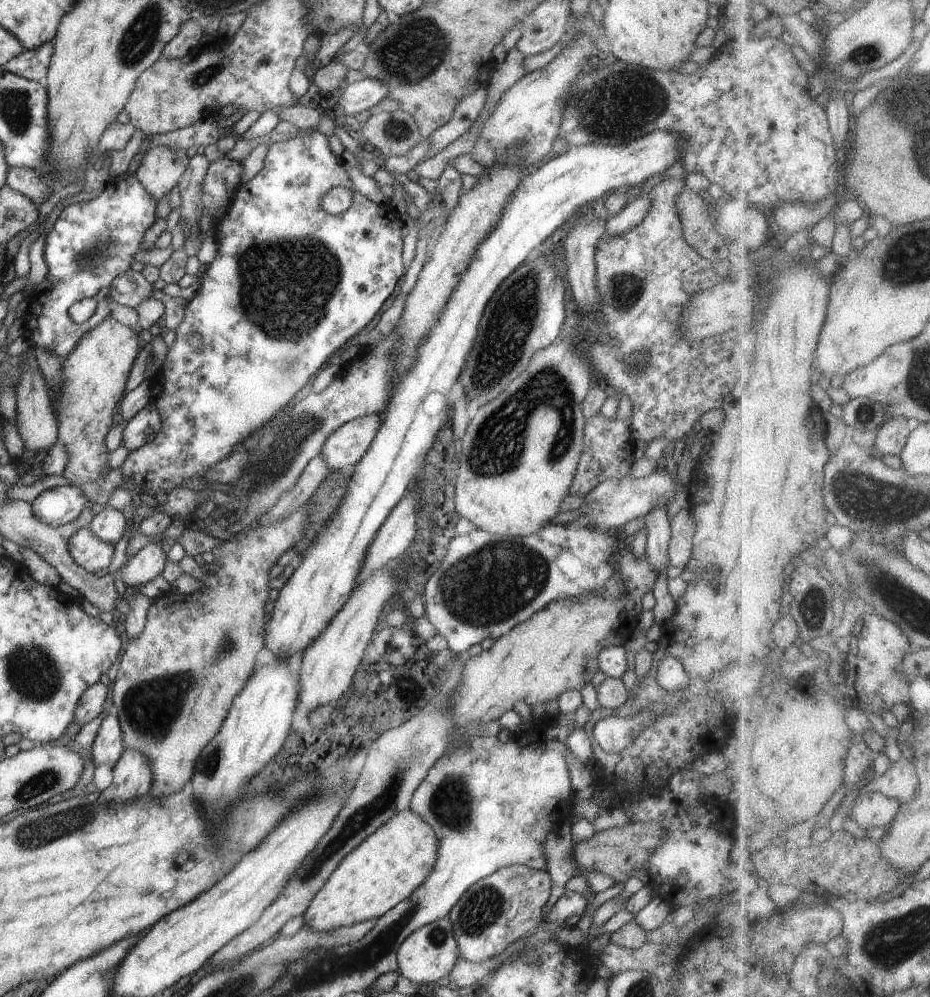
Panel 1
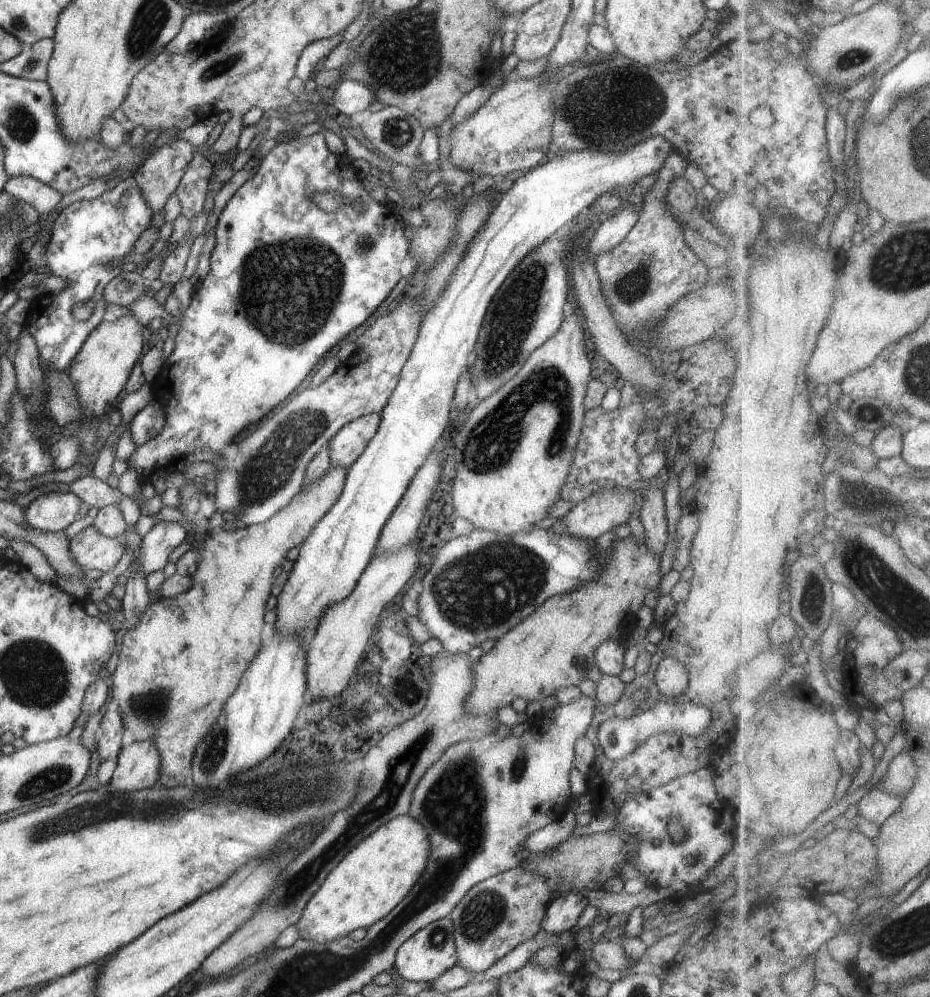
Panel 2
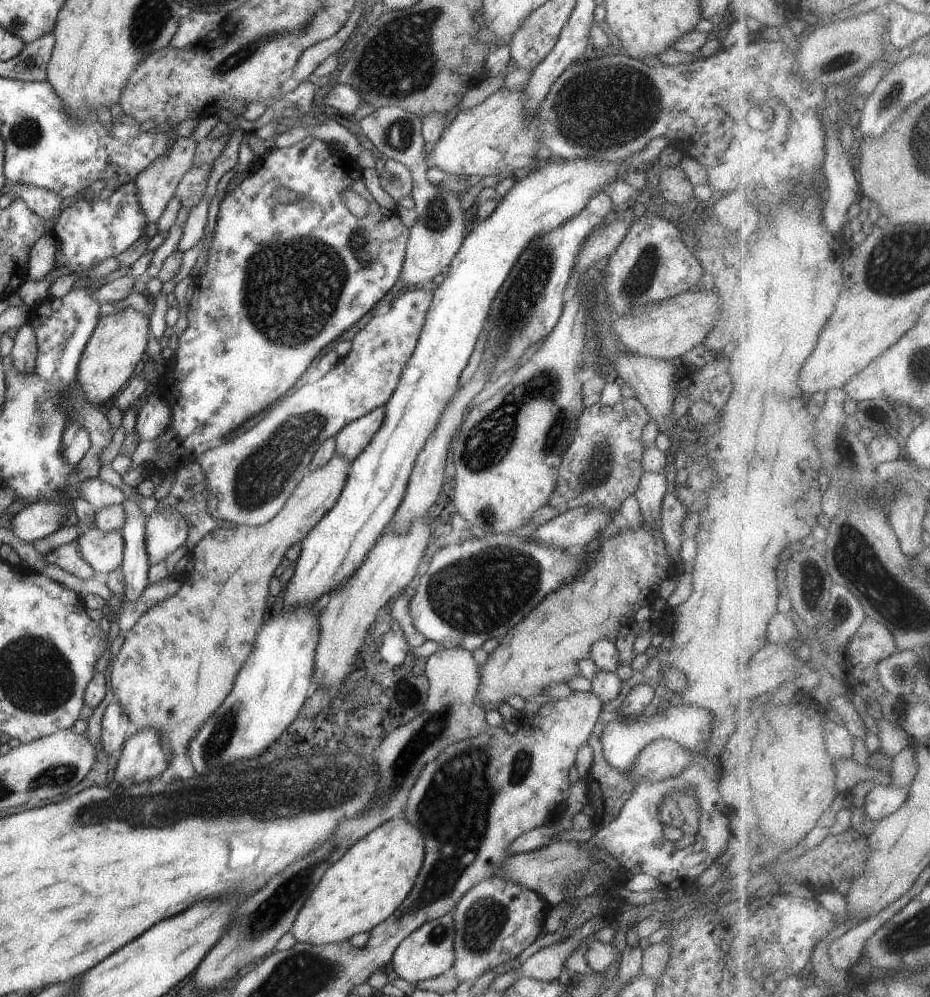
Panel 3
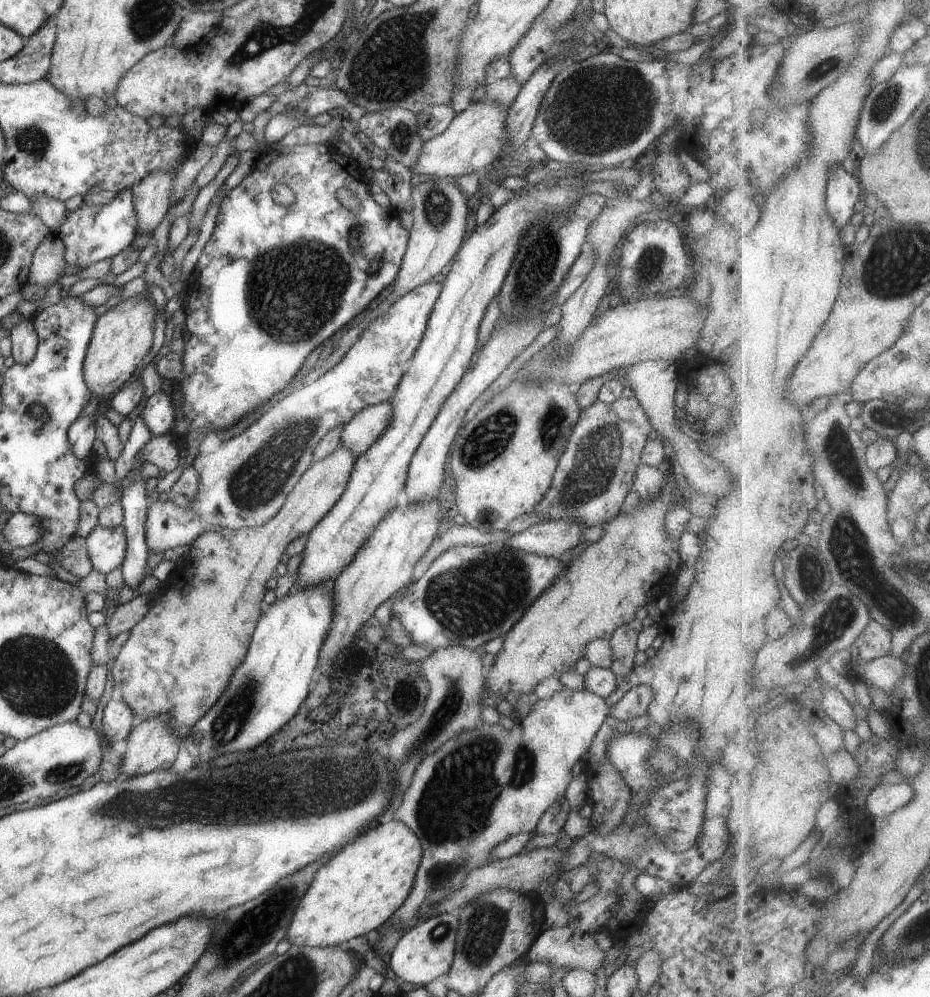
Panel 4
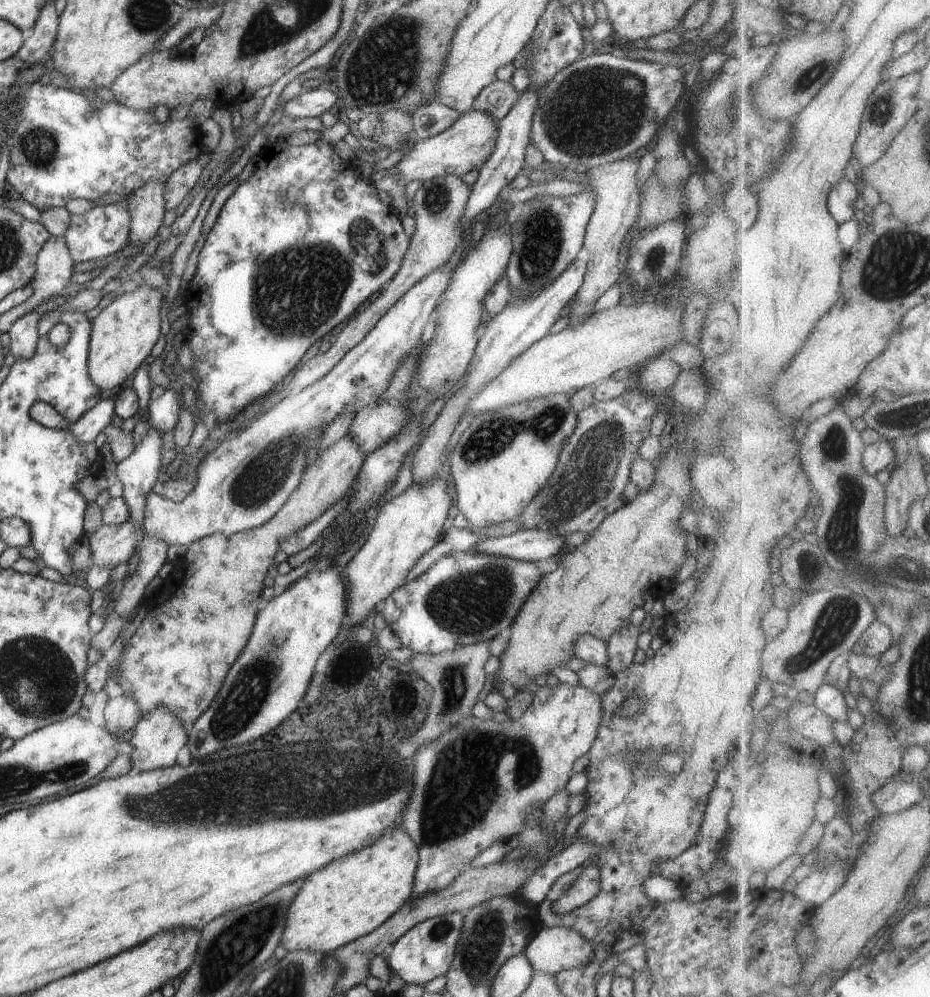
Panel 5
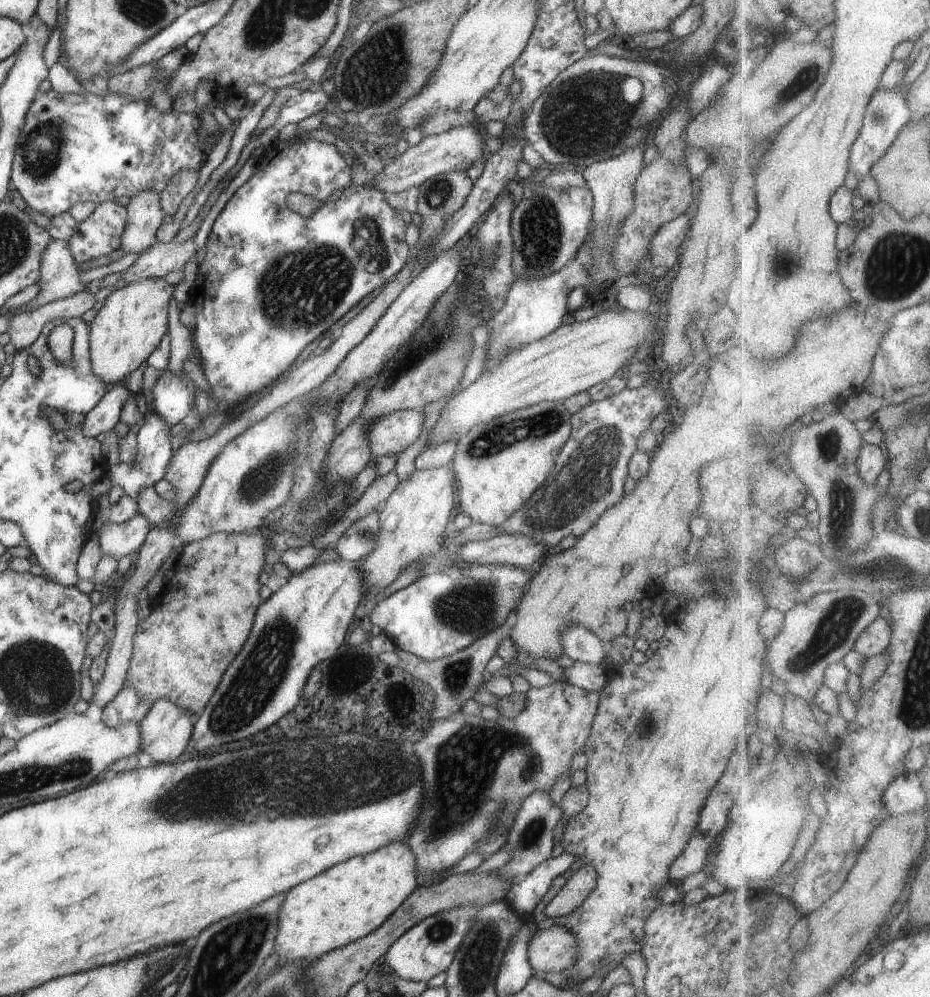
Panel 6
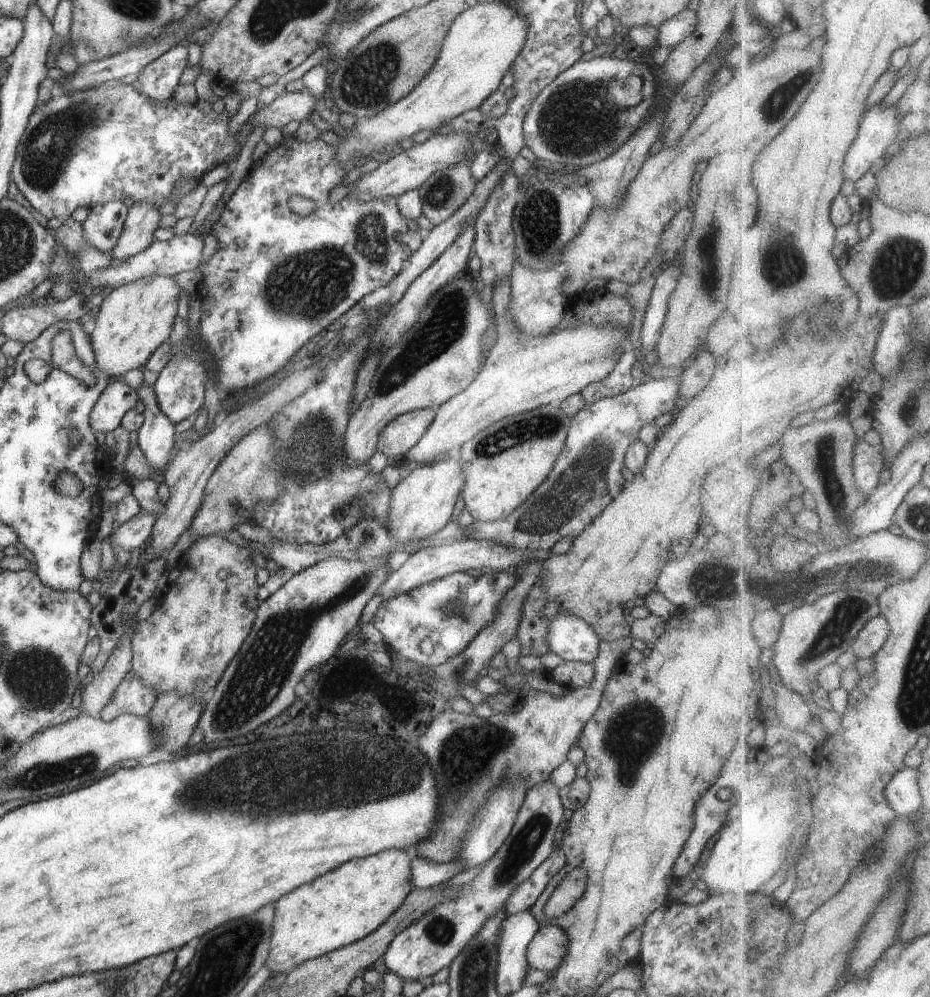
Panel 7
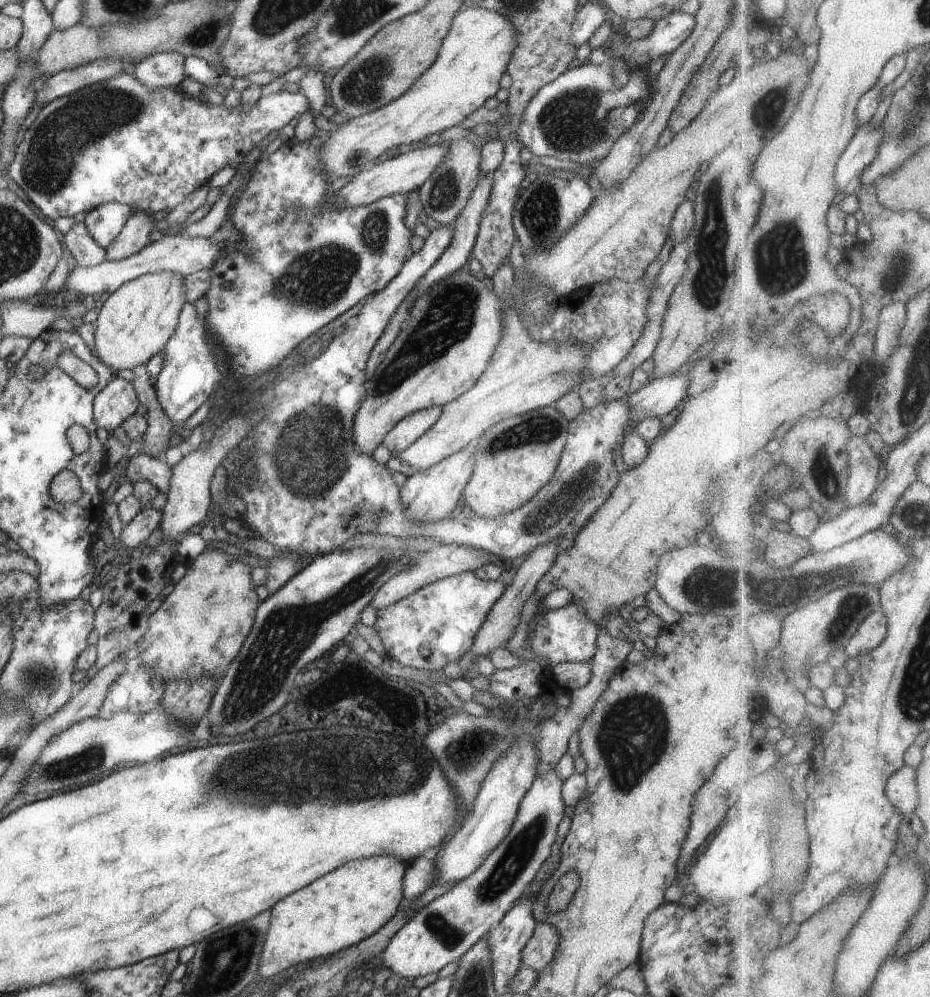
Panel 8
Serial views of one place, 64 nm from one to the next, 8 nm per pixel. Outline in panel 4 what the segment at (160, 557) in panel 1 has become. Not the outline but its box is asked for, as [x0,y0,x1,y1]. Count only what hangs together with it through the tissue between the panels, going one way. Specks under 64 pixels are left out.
[145,276,443,553]

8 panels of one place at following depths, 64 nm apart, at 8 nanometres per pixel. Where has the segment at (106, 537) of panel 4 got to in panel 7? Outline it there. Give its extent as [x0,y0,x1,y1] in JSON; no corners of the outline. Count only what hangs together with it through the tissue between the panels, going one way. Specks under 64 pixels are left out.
[107,510,158,552]

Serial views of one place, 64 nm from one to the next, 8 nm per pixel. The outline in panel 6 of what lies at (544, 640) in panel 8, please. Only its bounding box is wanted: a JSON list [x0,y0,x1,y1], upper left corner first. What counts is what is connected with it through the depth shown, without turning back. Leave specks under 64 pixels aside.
[562,625,607,665]

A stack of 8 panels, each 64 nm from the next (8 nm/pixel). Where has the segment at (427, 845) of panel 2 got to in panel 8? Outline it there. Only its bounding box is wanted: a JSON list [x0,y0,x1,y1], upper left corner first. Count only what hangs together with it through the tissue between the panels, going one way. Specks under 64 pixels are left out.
[258,856,408,981]

